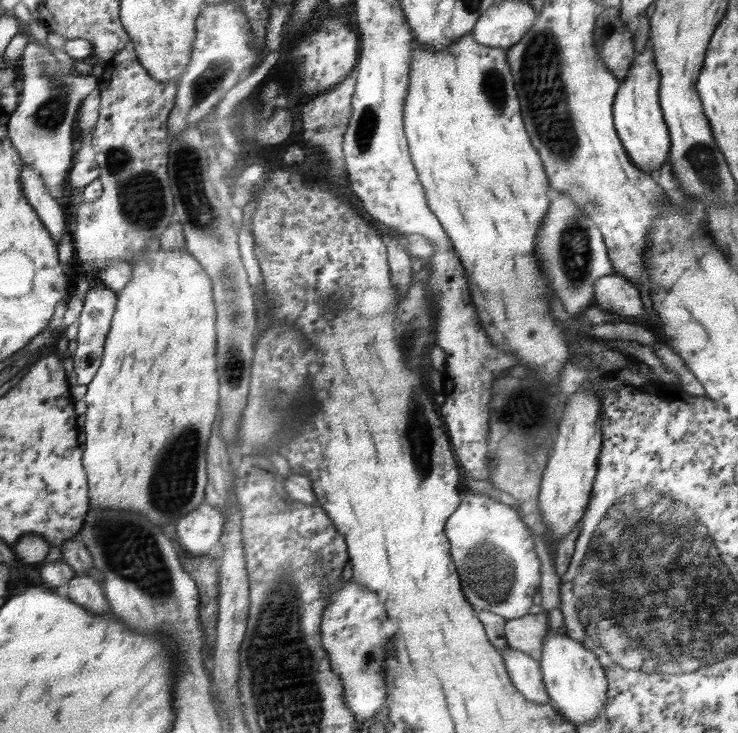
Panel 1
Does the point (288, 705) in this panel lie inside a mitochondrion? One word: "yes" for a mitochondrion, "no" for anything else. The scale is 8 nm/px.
yes

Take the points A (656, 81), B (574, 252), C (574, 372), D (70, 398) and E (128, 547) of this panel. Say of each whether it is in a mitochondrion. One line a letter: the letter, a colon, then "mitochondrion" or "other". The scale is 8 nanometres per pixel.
A: other
B: mitochondrion
C: other
D: other
E: mitochondrion

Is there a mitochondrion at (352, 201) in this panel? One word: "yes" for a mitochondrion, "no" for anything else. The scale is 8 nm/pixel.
no

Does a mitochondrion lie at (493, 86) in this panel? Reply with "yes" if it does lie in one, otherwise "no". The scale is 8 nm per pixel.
yes

